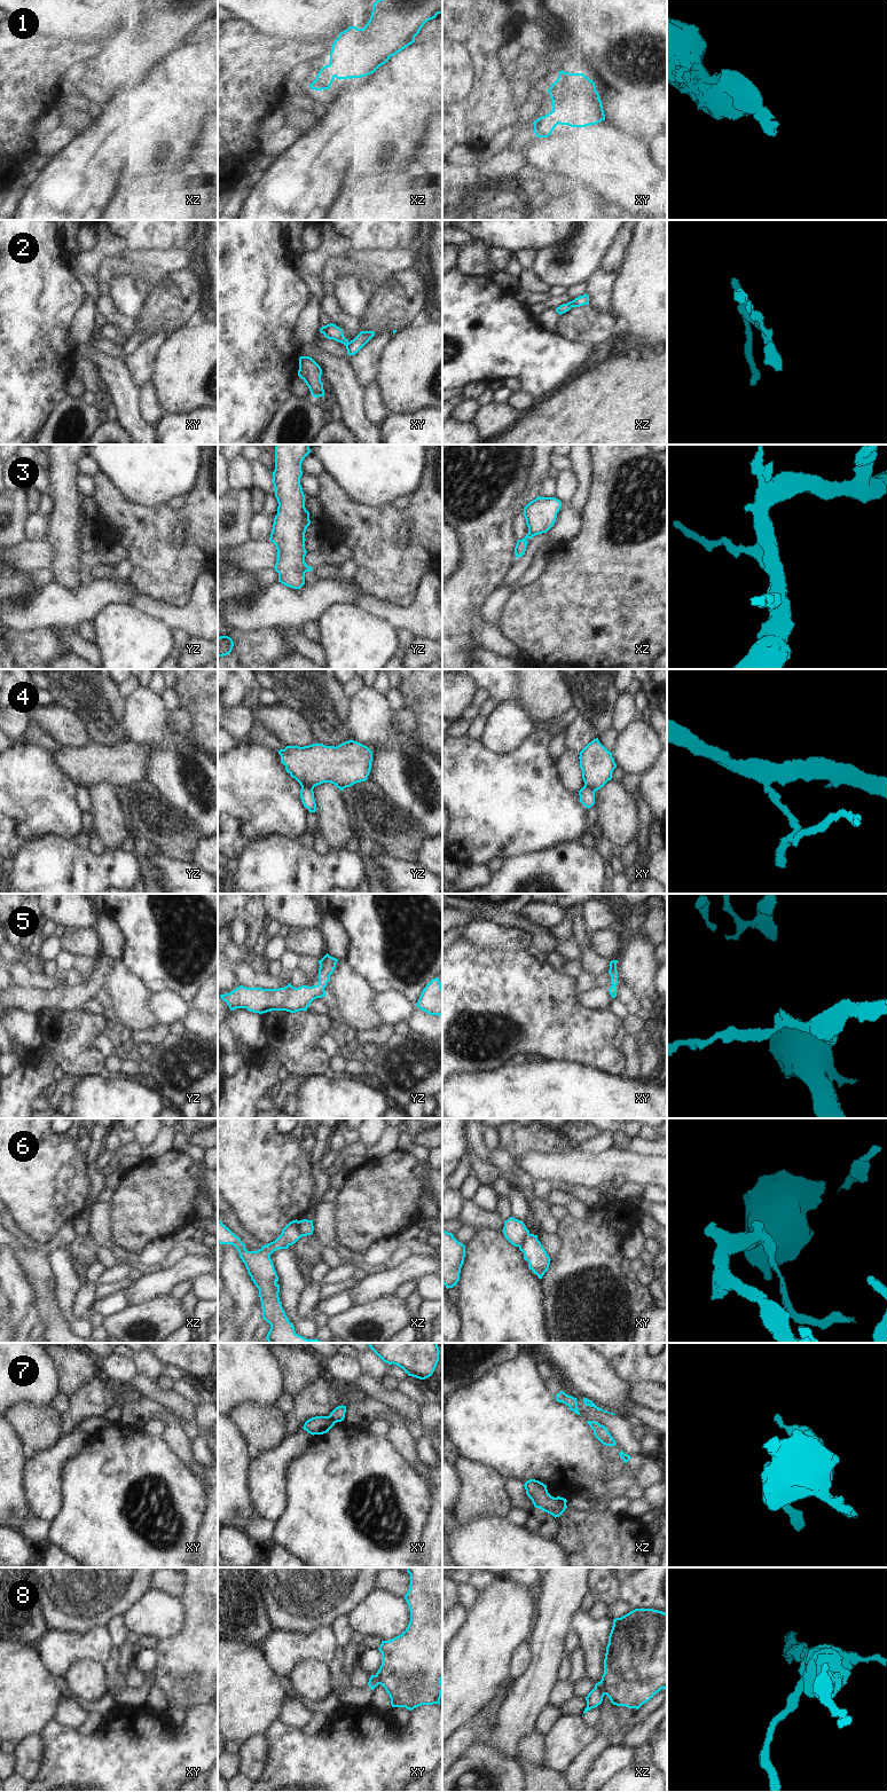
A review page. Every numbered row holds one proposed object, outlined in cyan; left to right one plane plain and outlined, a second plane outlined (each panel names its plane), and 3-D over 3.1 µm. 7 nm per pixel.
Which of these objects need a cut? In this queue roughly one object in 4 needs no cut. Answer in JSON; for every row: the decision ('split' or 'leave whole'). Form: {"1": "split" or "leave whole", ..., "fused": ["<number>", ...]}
{"1": "leave whole", "2": "split", "3": "split", "4": "split", "5": "leave whole", "6": "split", "7": "split", "8": "split", "fused": ["2", "3", "4", "6", "7", "8"]}

